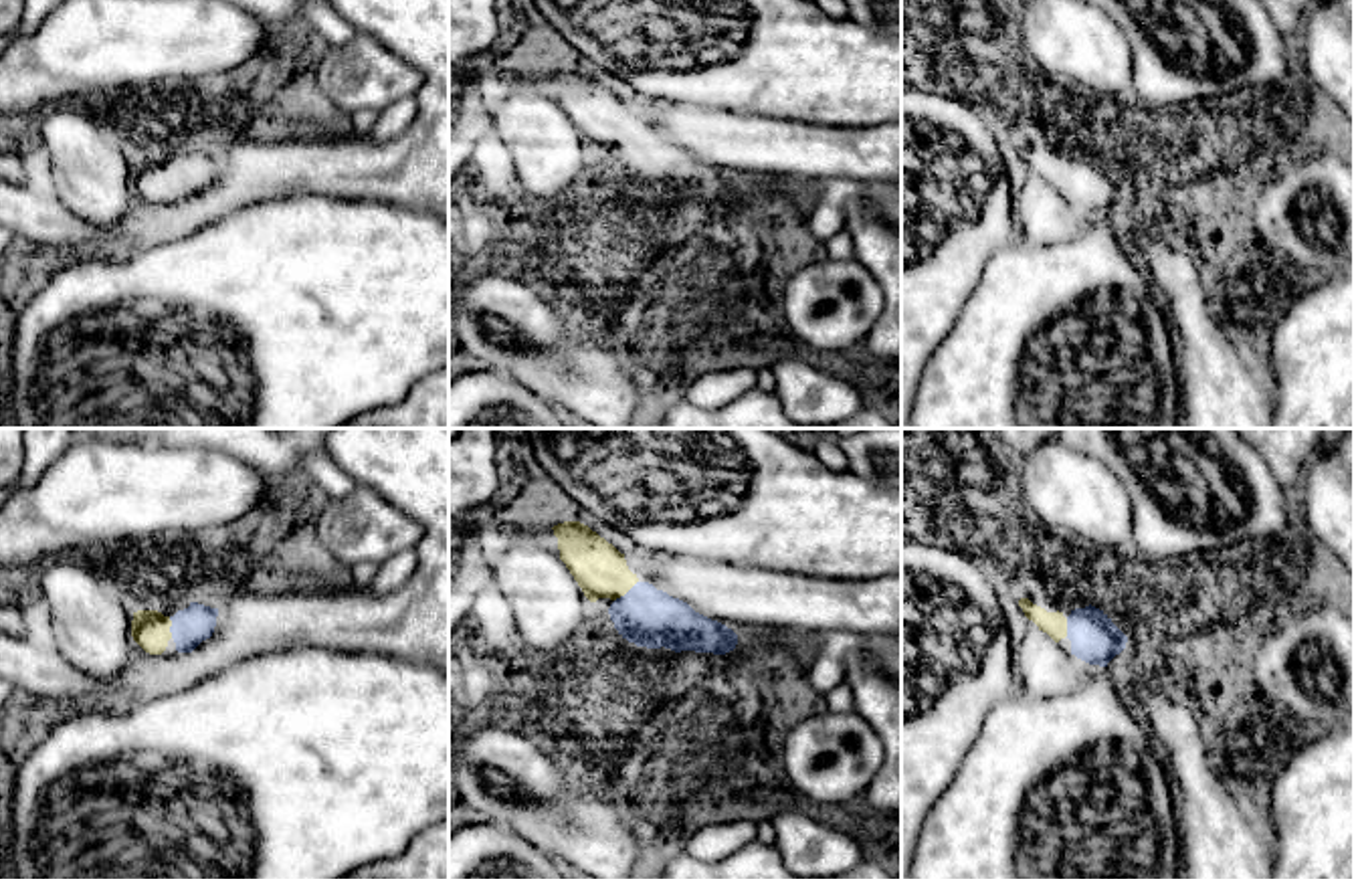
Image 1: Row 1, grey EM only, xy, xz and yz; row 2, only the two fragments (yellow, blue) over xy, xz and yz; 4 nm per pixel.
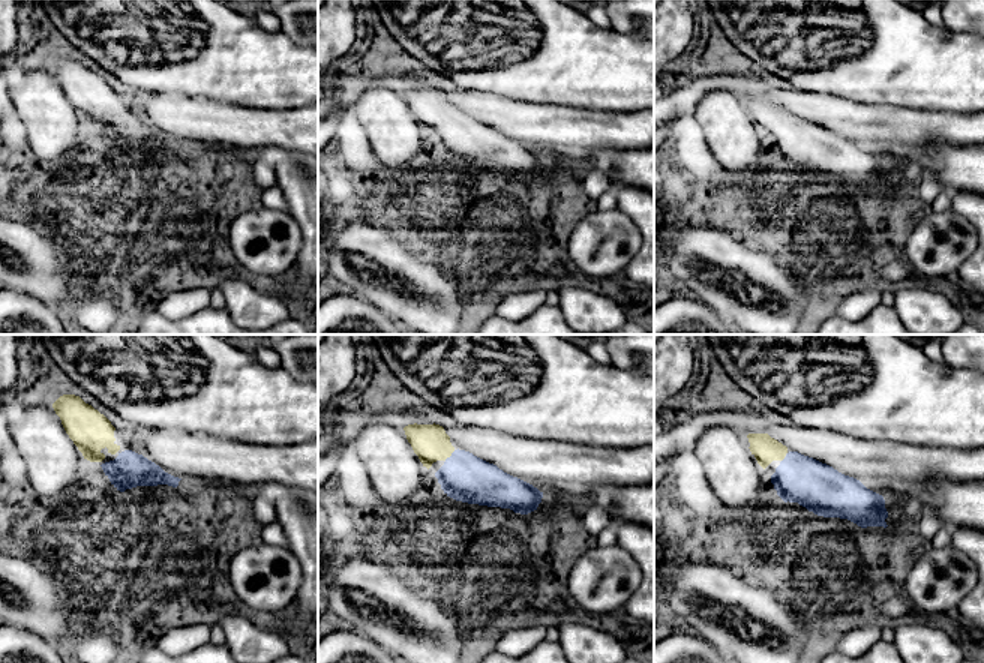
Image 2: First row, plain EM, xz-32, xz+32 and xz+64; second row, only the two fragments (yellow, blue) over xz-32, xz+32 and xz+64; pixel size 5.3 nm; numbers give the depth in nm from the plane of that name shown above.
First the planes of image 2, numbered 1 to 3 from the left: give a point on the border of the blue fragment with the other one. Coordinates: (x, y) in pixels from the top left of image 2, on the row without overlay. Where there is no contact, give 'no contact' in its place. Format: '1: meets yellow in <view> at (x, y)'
1: no contact
2: meets yellow in xz+32 at (449, 120)
3: no contact

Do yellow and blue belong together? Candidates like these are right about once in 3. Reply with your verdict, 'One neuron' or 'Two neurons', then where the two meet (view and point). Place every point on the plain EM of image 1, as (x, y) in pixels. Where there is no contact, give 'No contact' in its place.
One neuron. Touches yellow at xz (625, 140)

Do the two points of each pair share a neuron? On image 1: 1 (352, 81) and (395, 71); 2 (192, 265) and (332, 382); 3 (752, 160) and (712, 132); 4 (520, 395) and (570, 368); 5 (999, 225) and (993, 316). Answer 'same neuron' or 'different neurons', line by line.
1: same neuron
2: same neuron
3: same neuron
4: different neurons
5: different neurons

